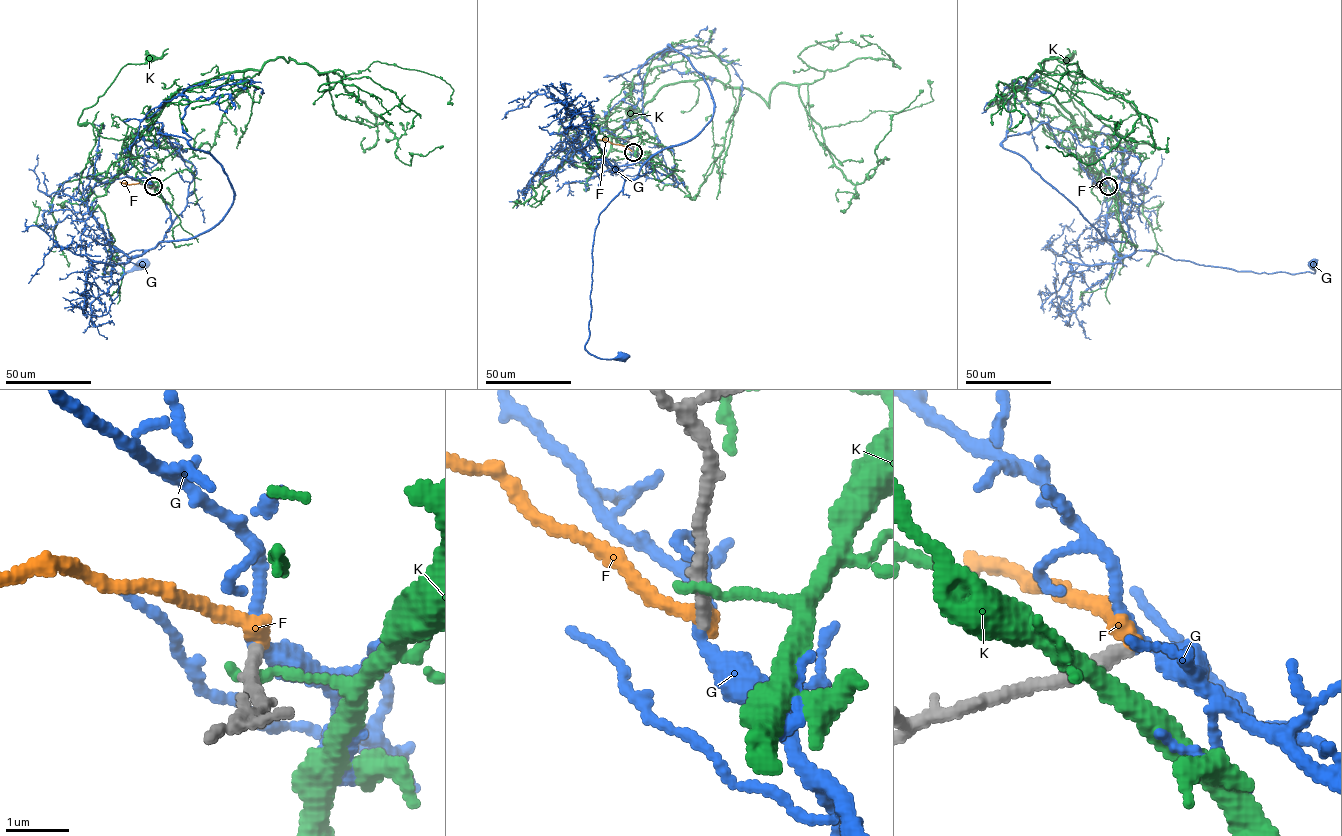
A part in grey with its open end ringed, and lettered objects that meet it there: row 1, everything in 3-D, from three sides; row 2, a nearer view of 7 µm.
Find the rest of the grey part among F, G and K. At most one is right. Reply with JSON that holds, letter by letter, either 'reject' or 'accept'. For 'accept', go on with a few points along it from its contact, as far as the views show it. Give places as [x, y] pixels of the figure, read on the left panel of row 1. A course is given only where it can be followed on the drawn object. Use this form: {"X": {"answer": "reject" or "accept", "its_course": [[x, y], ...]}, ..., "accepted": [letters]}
{"F": {"answer": "reject"}, "G": {"answer": "accept", "its_course": [[152, 186], [170, 213], [170, 227], [155, 247], [122, 255], [111, 273], [105, 272], [130, 272], [143, 263]]}, "K": {"answer": "reject"}, "accepted": ["G"]}

